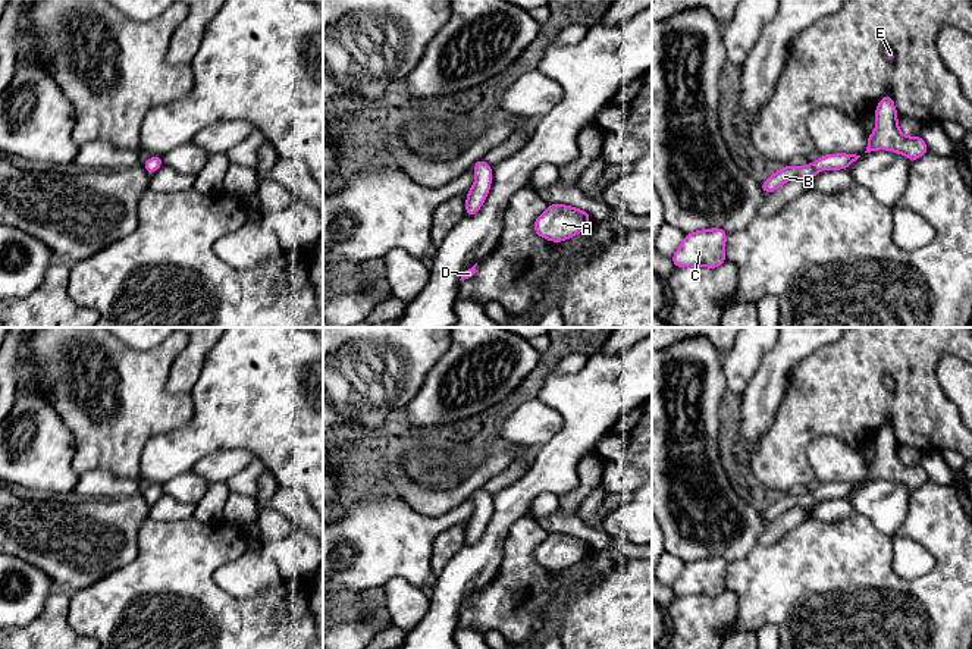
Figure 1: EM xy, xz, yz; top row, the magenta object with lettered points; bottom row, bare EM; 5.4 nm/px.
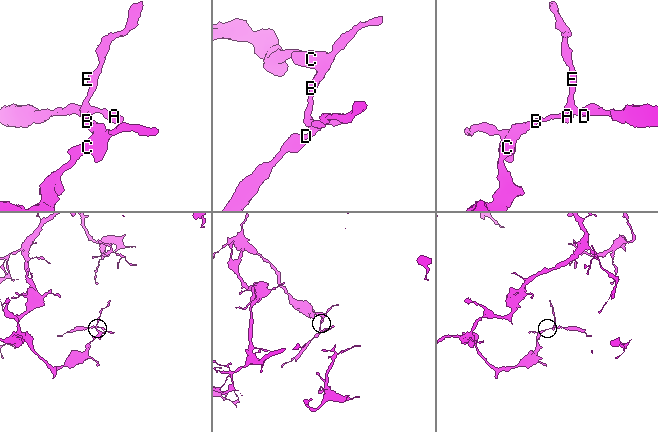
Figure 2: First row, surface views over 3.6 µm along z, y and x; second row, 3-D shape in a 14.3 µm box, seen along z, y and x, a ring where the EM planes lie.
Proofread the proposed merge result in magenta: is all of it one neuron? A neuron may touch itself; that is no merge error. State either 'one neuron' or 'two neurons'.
one neuron

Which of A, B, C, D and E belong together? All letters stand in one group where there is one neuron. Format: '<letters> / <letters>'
A B C D E

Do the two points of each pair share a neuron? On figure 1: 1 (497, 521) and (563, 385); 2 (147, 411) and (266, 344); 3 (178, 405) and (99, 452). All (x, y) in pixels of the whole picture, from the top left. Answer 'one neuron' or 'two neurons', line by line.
1: one neuron
2: two neurons
3: one neuron

